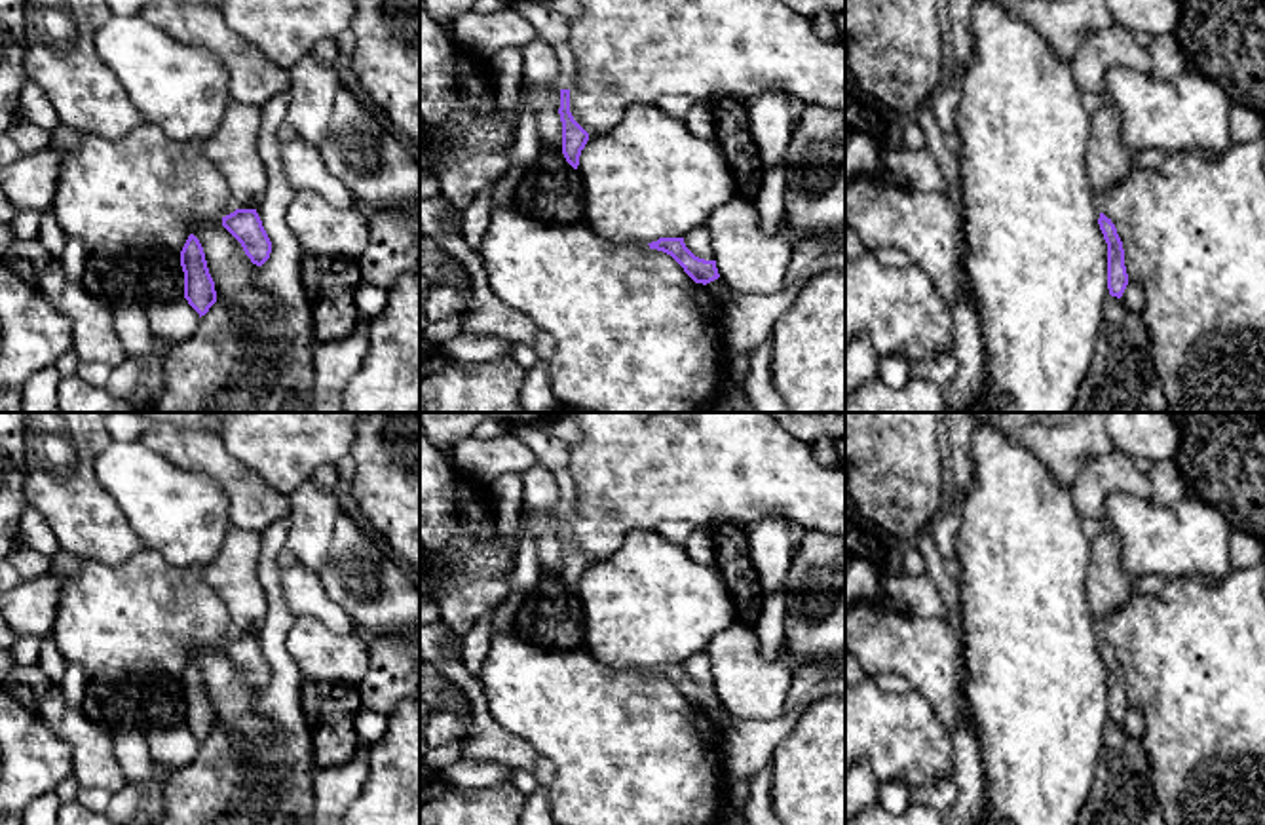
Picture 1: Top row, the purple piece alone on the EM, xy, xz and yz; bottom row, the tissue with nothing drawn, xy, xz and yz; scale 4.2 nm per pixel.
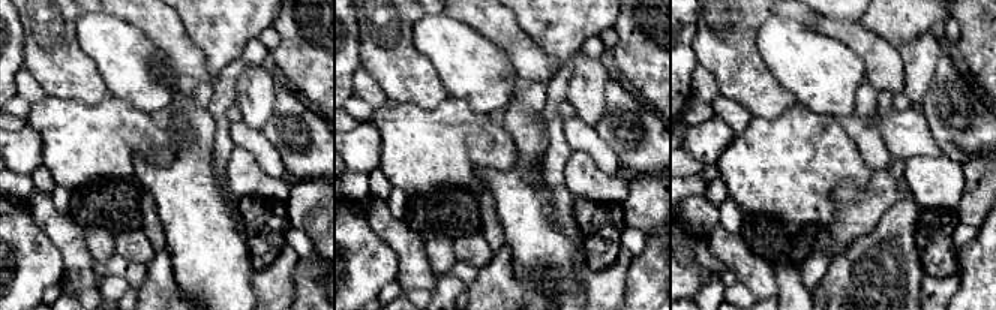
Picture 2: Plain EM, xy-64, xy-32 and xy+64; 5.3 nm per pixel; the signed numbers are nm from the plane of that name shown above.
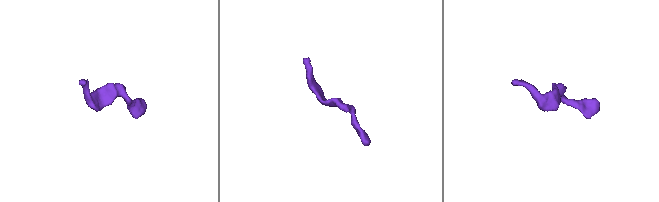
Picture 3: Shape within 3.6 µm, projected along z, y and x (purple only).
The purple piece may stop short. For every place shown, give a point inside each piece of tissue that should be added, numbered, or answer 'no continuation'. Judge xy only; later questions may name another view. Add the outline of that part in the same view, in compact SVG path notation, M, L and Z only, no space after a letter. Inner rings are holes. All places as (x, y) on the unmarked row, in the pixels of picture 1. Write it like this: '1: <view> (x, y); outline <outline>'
no continuation

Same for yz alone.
no continuation

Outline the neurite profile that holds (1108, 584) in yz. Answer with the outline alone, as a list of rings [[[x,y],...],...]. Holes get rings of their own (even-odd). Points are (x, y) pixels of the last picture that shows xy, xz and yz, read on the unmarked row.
[[[1090,528],[1088,608],[1098,622],[1130,599],[1134,576],[1121,565],[1121,542],[1104,528]]]

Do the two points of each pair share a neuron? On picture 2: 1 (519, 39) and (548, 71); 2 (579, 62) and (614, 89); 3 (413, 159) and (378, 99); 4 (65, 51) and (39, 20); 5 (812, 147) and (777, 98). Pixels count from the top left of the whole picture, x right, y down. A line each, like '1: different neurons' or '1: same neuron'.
1: same neuron
2: different neurons
3: different neurons
4: same neuron
5: different neurons

